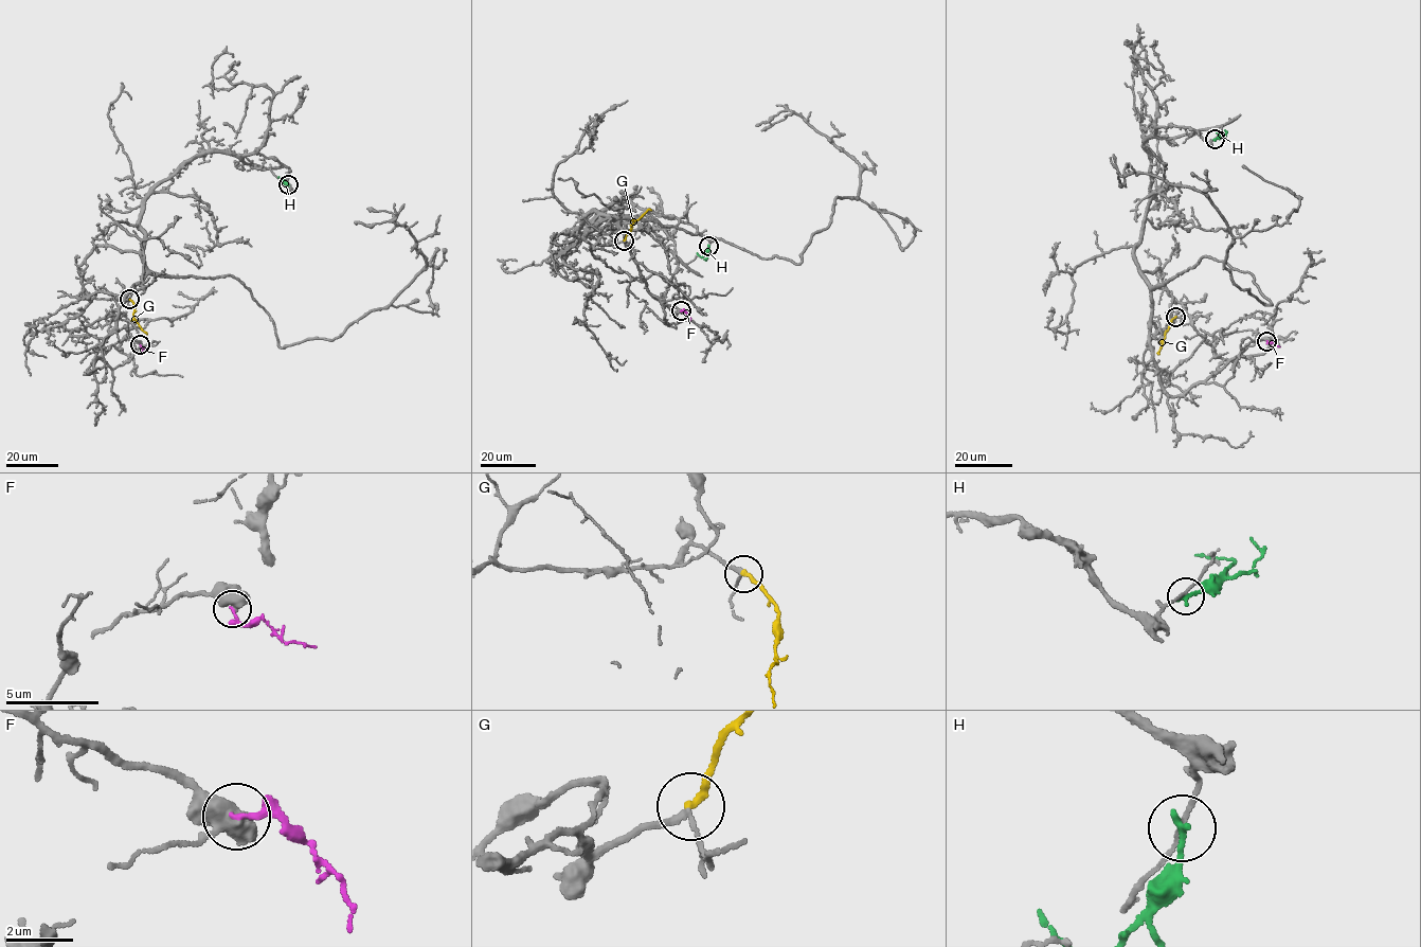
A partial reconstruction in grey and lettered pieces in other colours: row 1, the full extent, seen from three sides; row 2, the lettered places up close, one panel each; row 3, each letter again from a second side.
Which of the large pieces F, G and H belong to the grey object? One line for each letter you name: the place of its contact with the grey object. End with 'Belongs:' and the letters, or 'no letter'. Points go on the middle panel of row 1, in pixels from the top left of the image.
G: Touches grey at (624, 240)
Belongs: G

